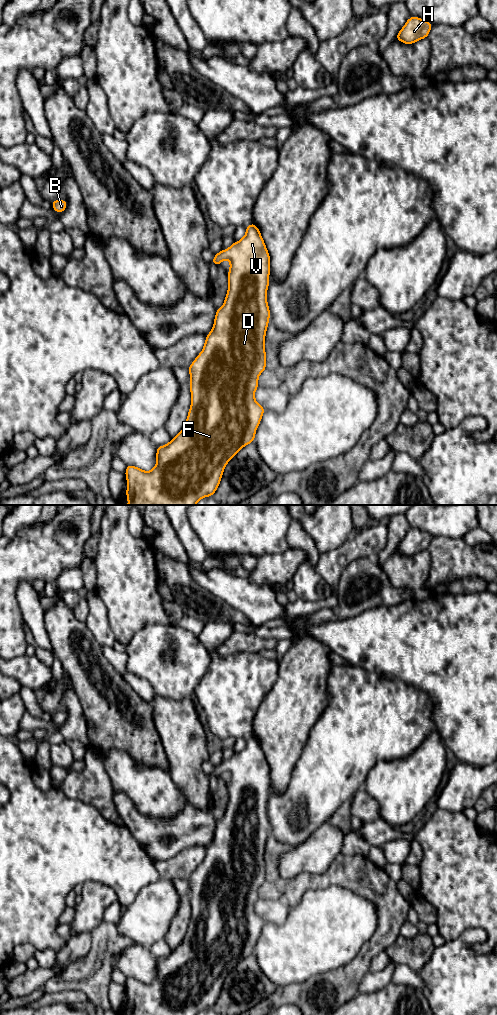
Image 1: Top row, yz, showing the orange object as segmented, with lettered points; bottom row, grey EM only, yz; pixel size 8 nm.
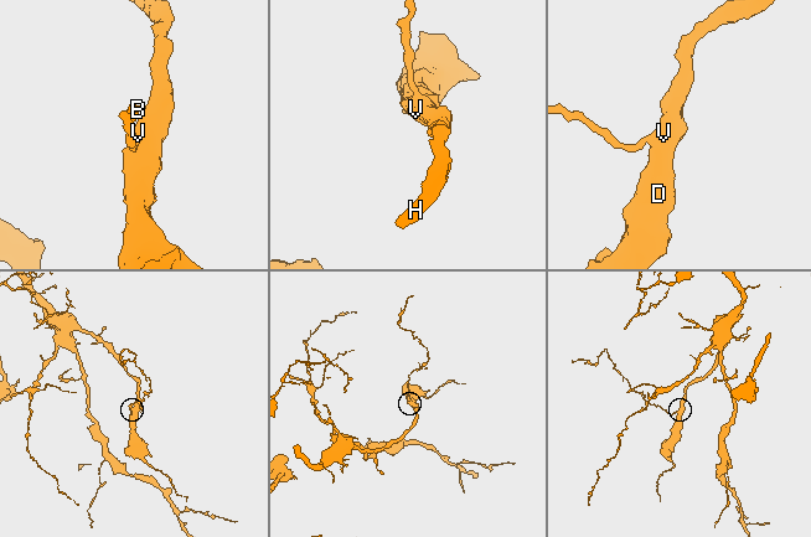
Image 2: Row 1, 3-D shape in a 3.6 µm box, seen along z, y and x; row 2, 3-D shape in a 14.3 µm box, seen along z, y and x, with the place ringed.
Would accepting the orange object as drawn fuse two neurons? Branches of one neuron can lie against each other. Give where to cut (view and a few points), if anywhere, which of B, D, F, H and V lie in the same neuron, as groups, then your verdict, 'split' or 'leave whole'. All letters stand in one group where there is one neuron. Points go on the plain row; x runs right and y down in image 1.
no cut | B D F H V | leave whole

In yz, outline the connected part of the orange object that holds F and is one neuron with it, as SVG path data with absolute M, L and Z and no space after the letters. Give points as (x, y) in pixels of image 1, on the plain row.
M254 735L246 739L245 748L237 754L234 754L228 761L221 762L211 773L215 777L228 771L230 773L230 782L228 783L228 804L221 820L218 820L215 827L214 838L209 846L206 847L204 860L196 871L189 878L190 884L190 903L191 903L191 919L189 921L186 935L181 944L164 958L157 959L157 974L155 979L146 984L138 979L127 977L125 988L127 990L127 1012L129 1015L197 1015L200 1011L213 1008L221 993L223 982L228 973L233 970L245 957L254 954L255 944L259 938L265 921L256 914L254 906L258 900L258 889L266 881L266 865L264 860L265 847L270 829L270 822L267 816L267 800L270 794L270 768L260 746L259 741Z

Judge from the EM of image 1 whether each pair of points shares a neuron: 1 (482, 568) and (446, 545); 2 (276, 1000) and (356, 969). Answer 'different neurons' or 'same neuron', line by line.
1: same neuron
2: same neuron

